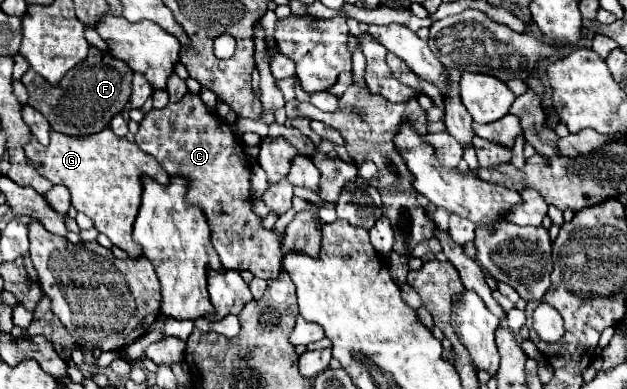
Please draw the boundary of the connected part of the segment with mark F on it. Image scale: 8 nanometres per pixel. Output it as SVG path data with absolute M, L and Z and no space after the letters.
M91 47L87 59L71 69L71 73L67 73L57 87L43 81L43 77L39 77L33 69L29 69L21 81L29 91L29 105L49 121L53 131L71 137L83 137L103 131L109 127L111 119L125 109L131 95L131 79L133 71L123 65L123 61Z

